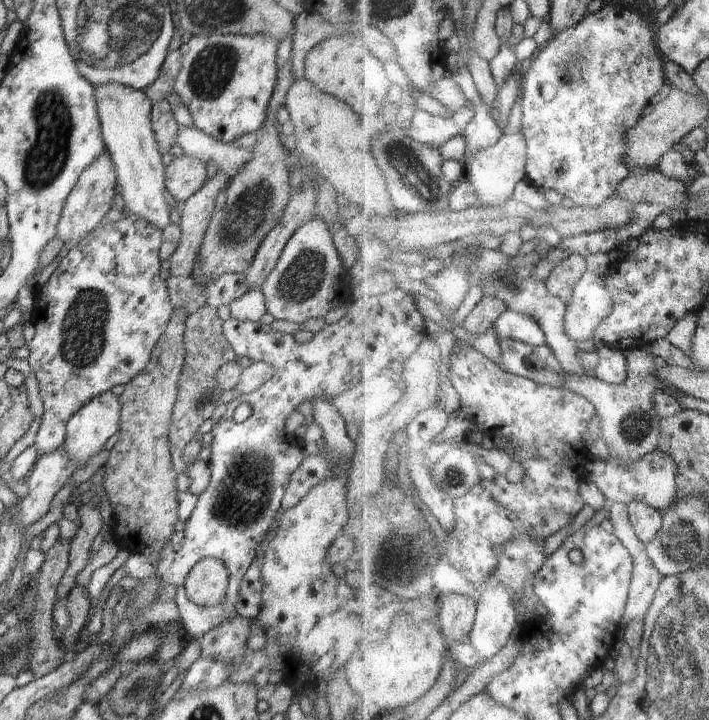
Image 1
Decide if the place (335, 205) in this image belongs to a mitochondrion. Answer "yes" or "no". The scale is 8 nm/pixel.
no

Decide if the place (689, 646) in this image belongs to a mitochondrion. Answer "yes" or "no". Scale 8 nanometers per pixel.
yes

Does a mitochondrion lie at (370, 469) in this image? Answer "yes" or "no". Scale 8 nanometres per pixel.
no

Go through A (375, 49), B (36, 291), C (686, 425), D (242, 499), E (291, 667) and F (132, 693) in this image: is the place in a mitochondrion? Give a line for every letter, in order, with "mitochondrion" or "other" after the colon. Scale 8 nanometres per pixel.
A: other
B: other
C: other
D: mitochondrion
E: other
F: mitochondrion

